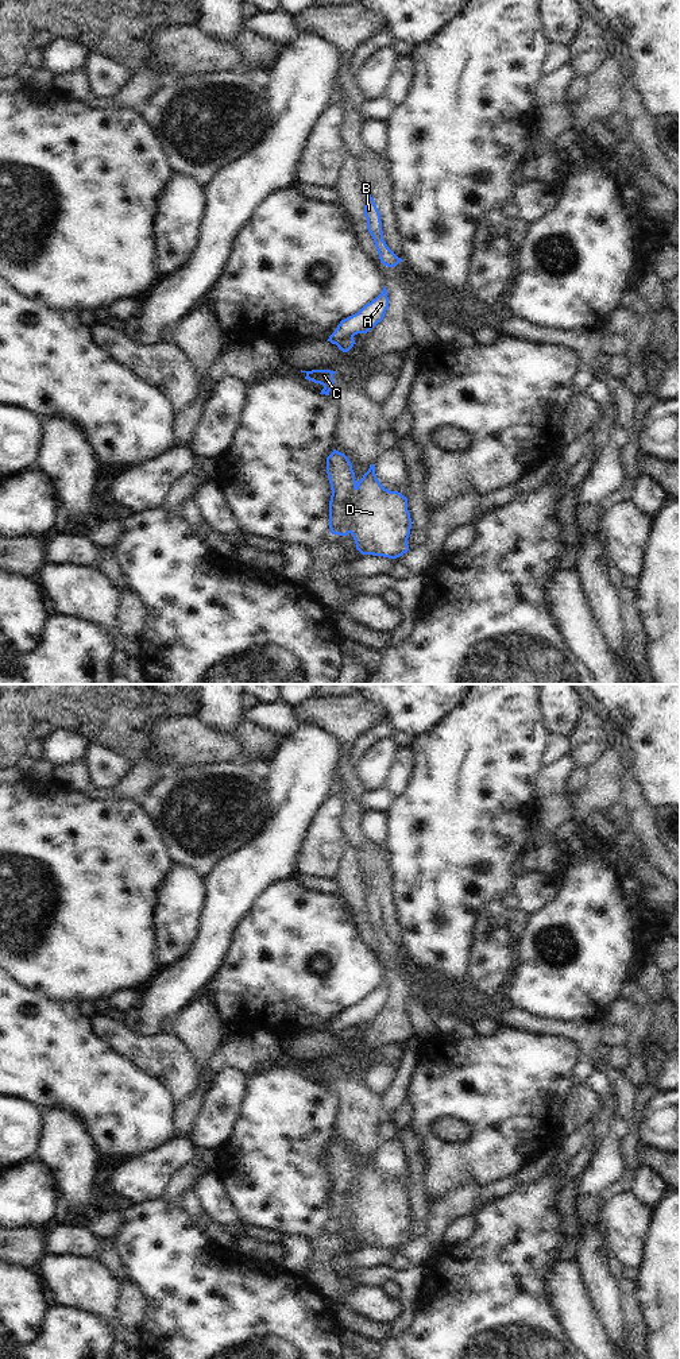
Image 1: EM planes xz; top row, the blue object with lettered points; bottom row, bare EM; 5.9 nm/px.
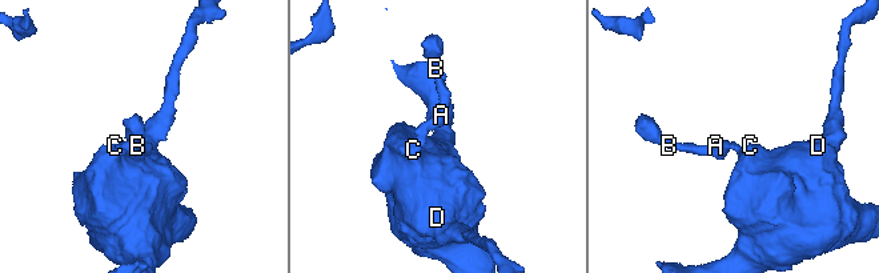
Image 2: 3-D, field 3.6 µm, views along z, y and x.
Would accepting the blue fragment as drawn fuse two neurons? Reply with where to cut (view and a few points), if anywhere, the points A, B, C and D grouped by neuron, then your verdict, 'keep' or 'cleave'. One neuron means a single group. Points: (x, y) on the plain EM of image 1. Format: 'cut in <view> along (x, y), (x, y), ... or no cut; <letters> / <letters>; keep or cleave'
cut in xz along (352, 1027), (346, 1027), (336, 1035); A B / C D; cleave

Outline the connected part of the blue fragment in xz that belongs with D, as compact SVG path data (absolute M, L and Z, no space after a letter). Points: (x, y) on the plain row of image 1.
M333 1140L327 1148L331 1174L329 1220L332 1225L352 1225L362 1246L397 1250L409 1242L412 1209L407 1189L385 1180L371 1155L356 1173L349 1150Z

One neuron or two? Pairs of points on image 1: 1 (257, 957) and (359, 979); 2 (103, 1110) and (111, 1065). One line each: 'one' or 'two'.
1: one
2: one

